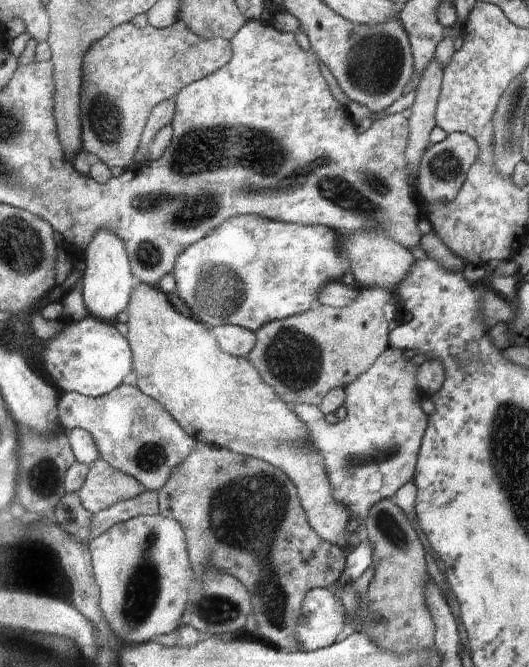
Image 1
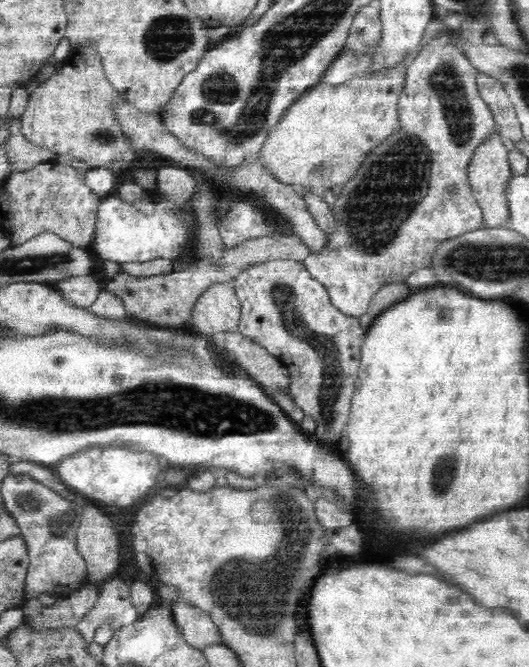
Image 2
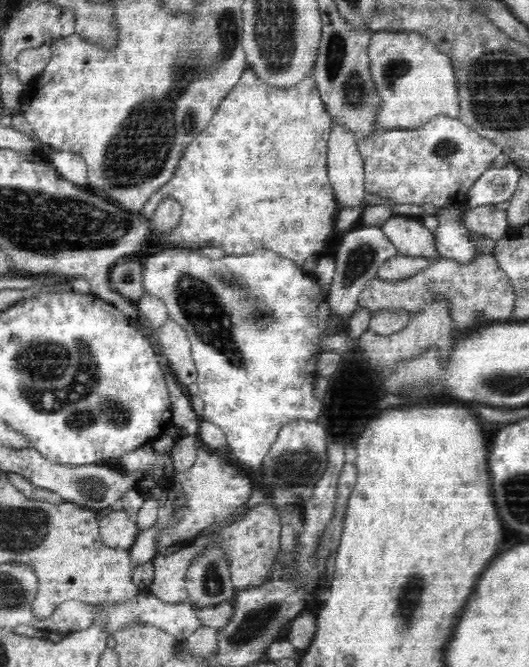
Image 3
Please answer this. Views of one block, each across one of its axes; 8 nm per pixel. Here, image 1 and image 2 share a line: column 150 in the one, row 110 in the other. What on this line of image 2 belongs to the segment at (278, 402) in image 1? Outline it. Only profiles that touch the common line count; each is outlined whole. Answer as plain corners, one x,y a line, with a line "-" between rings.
406,64
396,65
395,68
384,69
380,73
367,73
352,78
340,85
328,85
324,81
318,81
316,86
308,89
285,110
284,116
276,123
274,132
270,132
270,136
266,138
257,155
257,160
265,168
265,172
272,173
276,180
285,185
312,188
316,192
350,182
352,174
356,174
356,170
360,168
364,154
368,154
368,150
374,150
380,142
384,142
384,138
400,130
397,106
401,91
404,90
406,68

